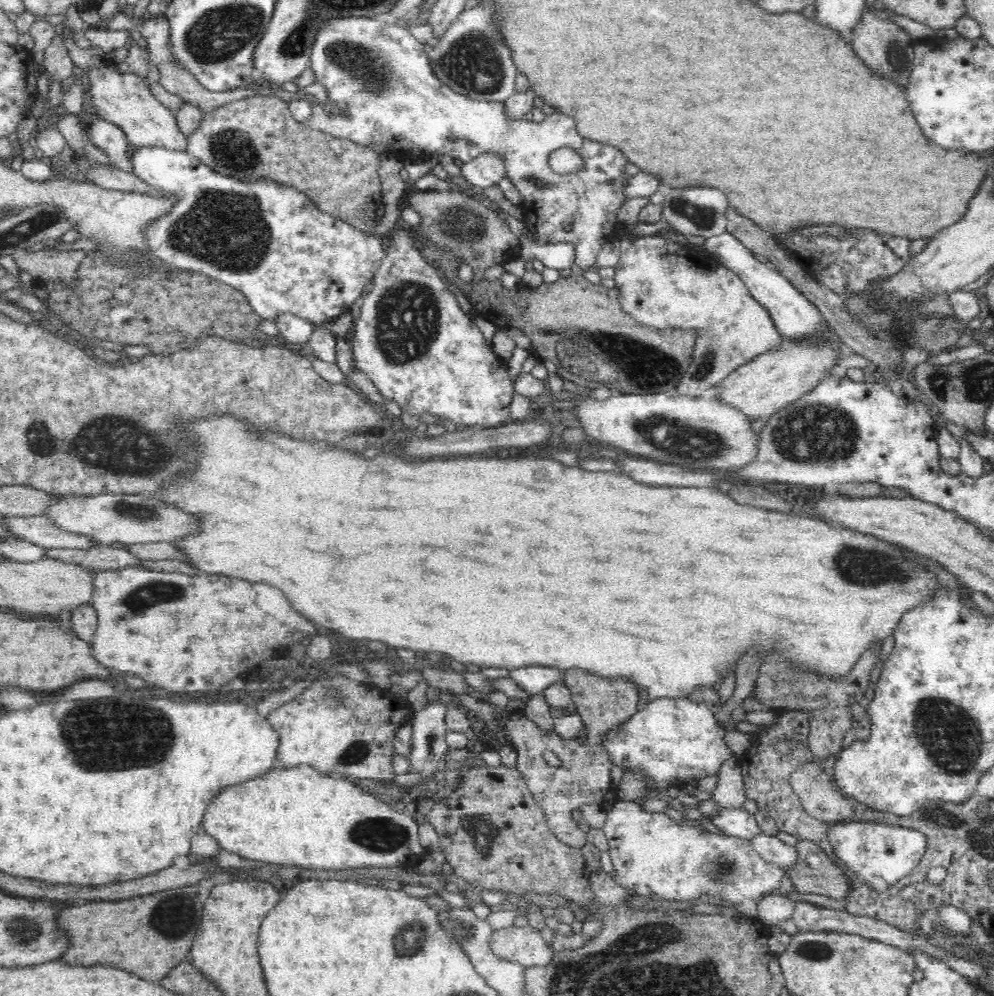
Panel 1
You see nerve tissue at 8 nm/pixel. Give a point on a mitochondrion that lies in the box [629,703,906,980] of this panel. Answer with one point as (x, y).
(814, 950)

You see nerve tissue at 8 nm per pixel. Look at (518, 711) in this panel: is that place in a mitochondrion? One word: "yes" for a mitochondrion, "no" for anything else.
no

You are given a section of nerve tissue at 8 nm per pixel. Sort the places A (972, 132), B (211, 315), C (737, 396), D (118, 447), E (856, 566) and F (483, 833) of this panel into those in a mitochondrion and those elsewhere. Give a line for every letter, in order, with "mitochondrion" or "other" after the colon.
A: other
B: other
C: other
D: mitochondrion
E: mitochondrion
F: mitochondrion

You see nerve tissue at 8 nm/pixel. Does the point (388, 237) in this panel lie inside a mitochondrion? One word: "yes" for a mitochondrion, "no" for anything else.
no

